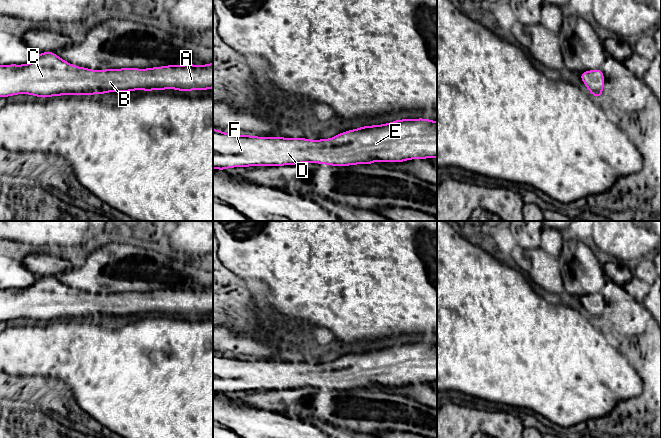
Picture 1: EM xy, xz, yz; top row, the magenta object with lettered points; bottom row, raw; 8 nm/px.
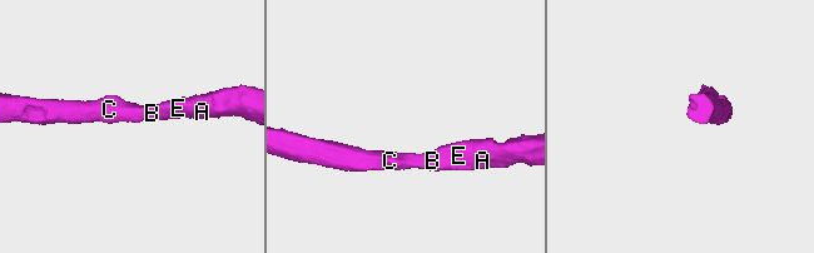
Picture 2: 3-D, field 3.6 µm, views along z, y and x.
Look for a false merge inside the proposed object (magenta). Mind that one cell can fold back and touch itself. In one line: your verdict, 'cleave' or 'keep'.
keep

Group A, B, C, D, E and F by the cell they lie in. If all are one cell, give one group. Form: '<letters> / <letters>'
A B C D E F

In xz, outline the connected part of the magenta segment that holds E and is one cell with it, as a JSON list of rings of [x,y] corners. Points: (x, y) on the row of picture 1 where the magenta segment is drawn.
[[[400,119],[381,125],[362,126],[328,139],[259,137],[227,134],[213,129],[213,169],[234,167],[285,166],[317,163],[331,166],[370,165],[372,162],[404,162],[410,159],[437,159],[437,122]]]

